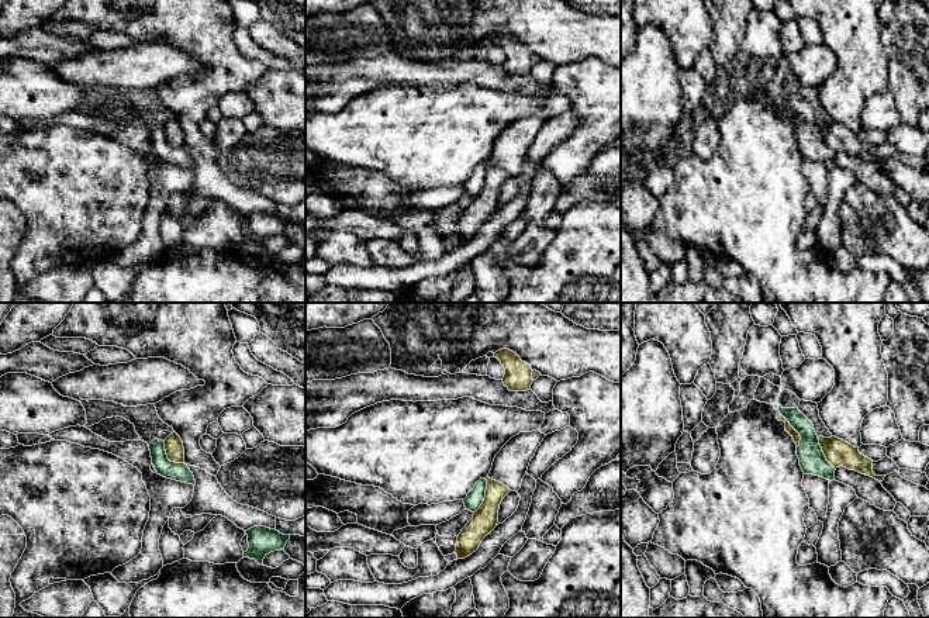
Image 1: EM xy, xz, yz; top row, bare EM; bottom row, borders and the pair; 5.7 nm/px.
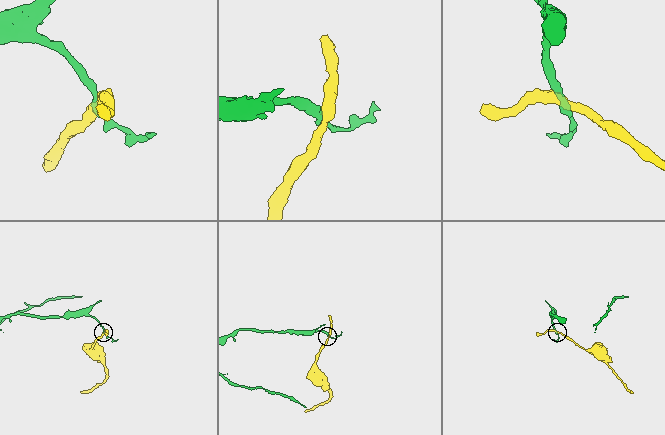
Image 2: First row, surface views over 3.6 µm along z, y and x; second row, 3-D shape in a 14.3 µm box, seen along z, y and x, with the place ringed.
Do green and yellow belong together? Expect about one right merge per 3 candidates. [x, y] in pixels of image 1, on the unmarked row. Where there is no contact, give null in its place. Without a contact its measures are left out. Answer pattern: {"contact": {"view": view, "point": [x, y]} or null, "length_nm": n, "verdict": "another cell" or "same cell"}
{"contact": {"view": "xz", "point": [484, 180]}, "length_nm": 200, "verdict": "another cell"}

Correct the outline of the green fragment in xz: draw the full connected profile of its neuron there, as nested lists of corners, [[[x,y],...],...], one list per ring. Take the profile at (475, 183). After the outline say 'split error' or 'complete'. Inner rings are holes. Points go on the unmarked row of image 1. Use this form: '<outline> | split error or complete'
[[[480,163],[474,169],[473,175],[463,184],[466,194],[469,194],[472,197],[477,196],[484,186],[486,175],[487,175],[487,165]]] | complete

